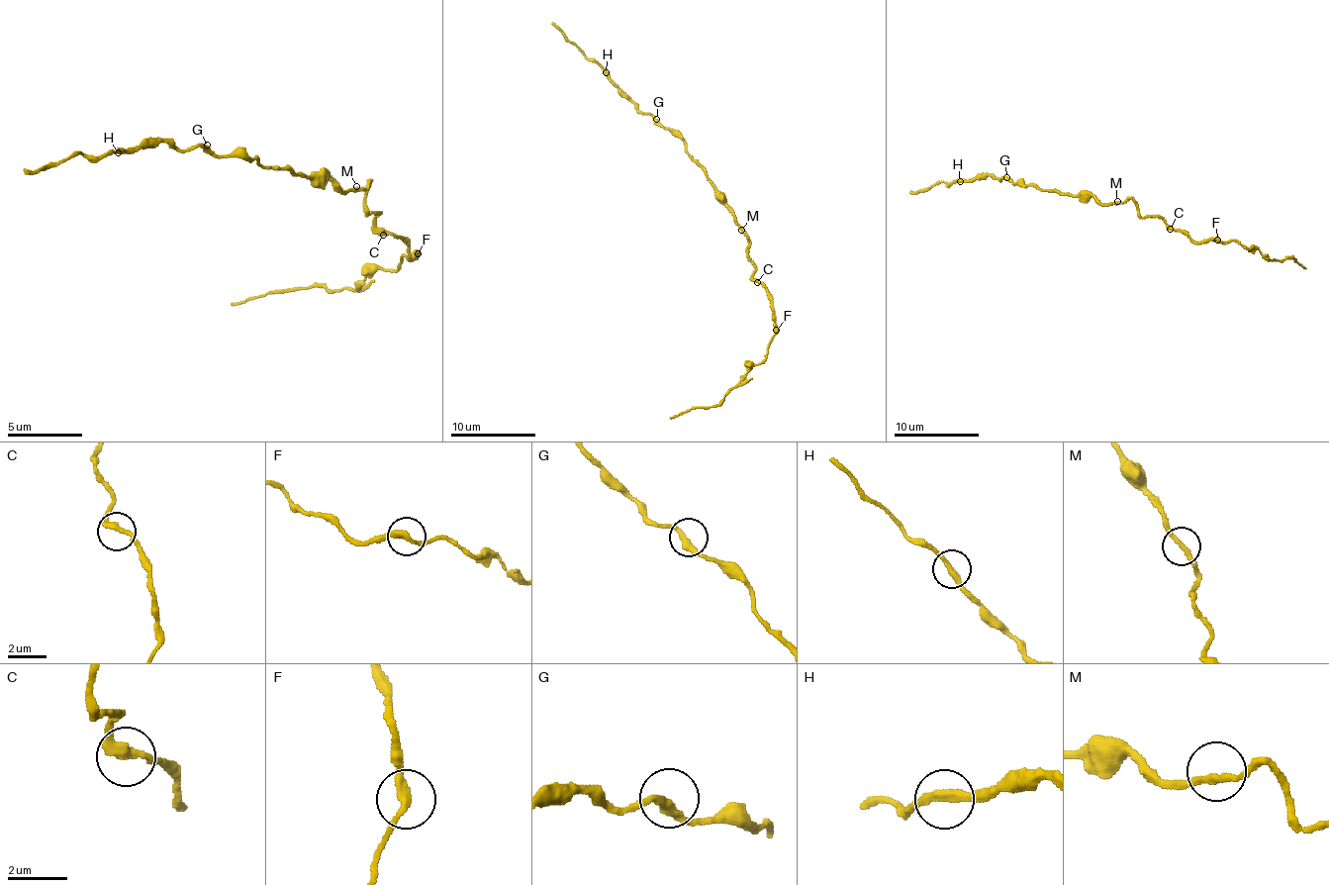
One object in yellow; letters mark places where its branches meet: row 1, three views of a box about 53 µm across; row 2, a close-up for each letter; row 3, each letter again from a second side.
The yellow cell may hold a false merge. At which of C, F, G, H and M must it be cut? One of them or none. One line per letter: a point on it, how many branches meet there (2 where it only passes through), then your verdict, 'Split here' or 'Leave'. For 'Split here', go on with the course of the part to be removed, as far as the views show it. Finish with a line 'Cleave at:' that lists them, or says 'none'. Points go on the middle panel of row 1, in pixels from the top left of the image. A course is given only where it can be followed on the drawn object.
C: Place: (757, 282). Branches: 2. Leave
F: Place: (776, 330). Branches: 2. Split here. Course of the part to remove: (776, 330), (767, 348), (767, 357), (750, 367), (718, 404), (693, 406), (669, 417)
G: Place: (656, 119). Branches: 2. Leave
H: Place: (606, 72). Branches: 2. Leave
M: Place: (741, 230). Branches: 2. Leave
Cleave at: F

